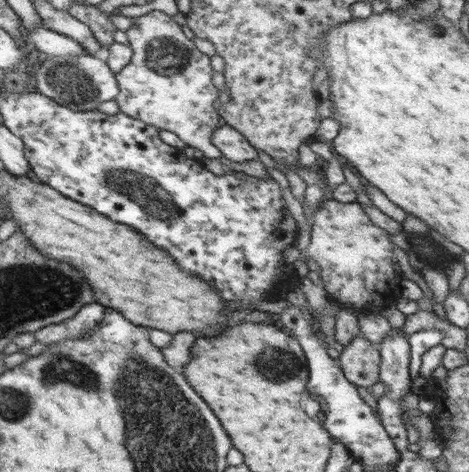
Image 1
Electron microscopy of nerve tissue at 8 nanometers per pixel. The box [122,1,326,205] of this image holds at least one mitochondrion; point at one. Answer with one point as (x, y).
(167, 56)

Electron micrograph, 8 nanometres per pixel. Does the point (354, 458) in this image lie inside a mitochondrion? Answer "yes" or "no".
no

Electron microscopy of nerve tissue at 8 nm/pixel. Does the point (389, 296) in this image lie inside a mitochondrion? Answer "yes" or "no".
no

